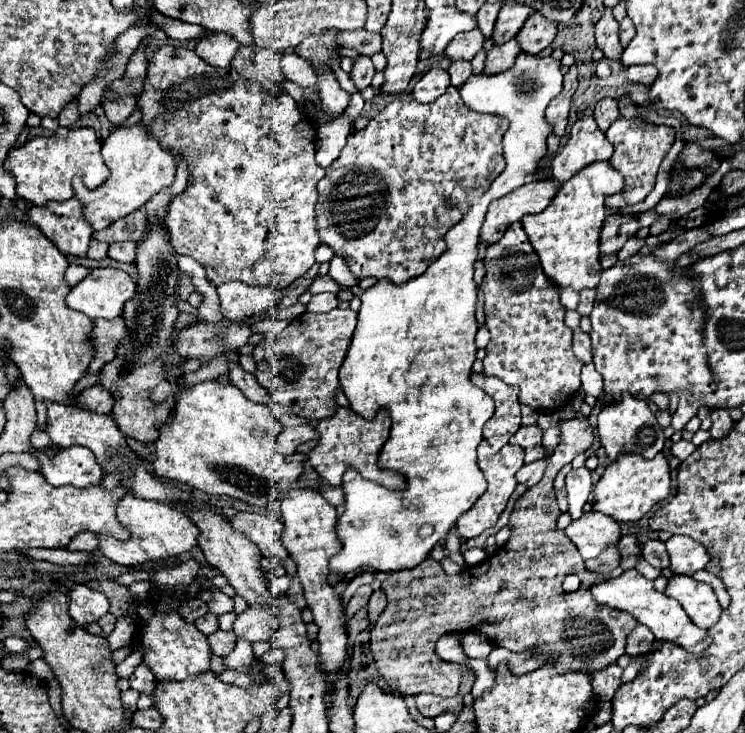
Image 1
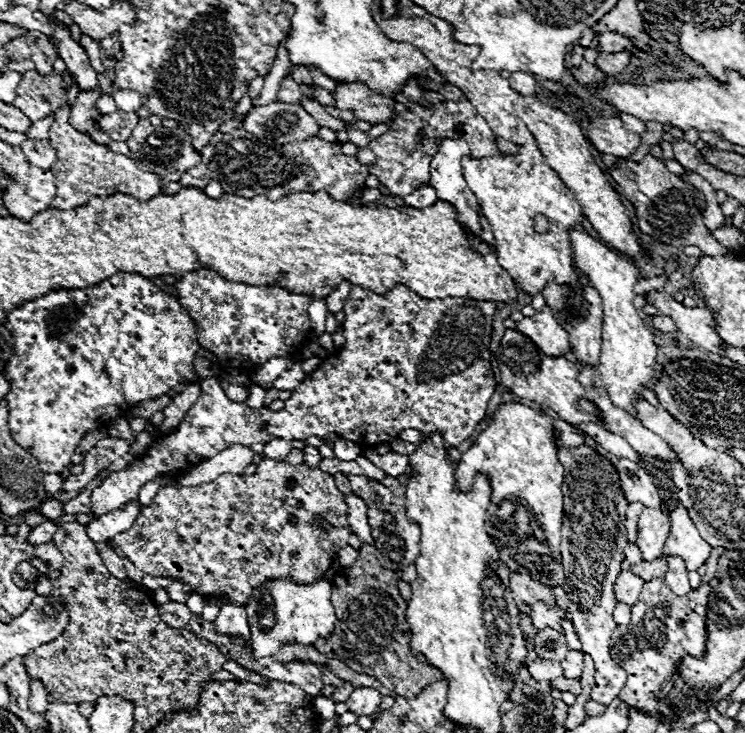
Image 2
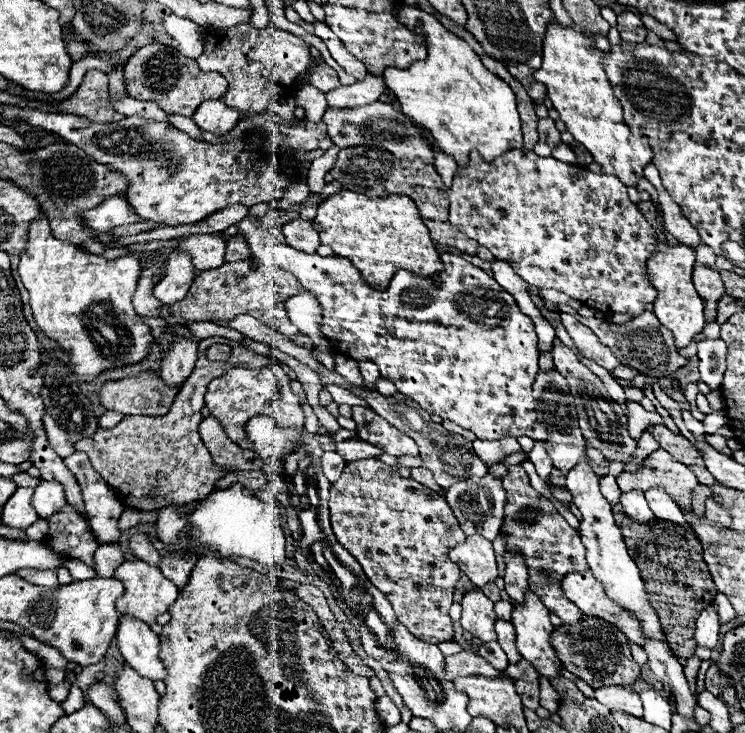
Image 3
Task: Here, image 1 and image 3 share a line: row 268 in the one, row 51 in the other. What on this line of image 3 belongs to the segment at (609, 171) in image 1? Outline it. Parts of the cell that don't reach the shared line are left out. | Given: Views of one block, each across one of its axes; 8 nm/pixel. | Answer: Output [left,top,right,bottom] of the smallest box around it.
[534,22,652,186]

